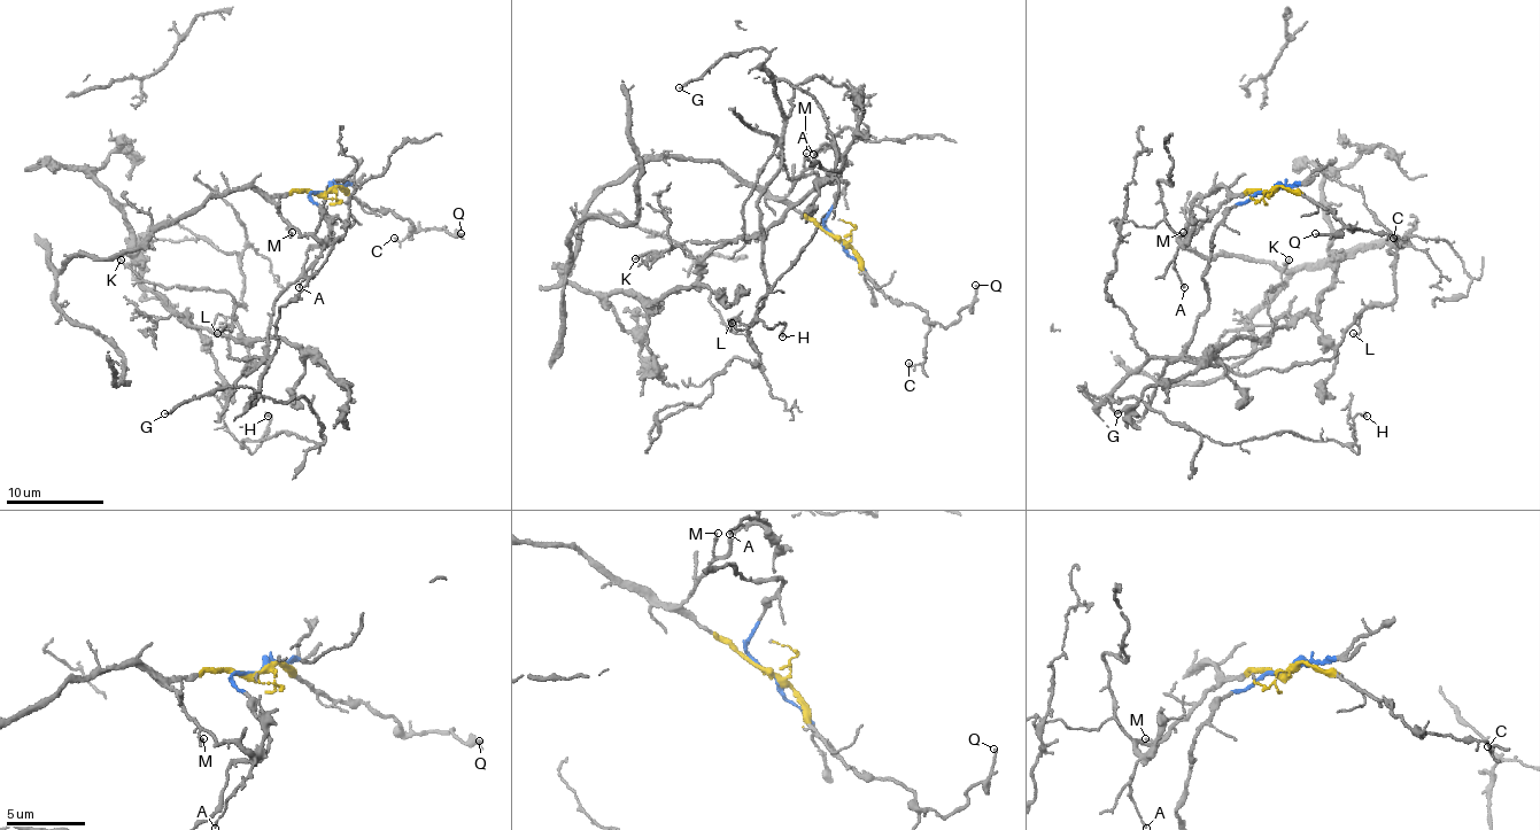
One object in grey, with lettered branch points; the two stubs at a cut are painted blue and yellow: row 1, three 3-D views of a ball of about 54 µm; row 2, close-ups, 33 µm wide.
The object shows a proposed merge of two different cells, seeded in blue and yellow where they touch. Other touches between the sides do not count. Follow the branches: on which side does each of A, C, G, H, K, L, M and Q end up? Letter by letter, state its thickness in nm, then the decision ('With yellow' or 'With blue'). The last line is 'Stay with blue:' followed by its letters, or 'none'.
A: Thickness 130 nm. With yellow
C: Thickness 90 nm. With yellow
G: Thickness 150 nm. With blue
H: Thickness 130 nm. With blue
K: Thickness 160 nm. With blue
L: Thickness 130 nm. With blue
M: Thickness 140 nm. With yellow
Q: Thickness 150 nm. With yellow
Stay with blue: G, H, K, L

